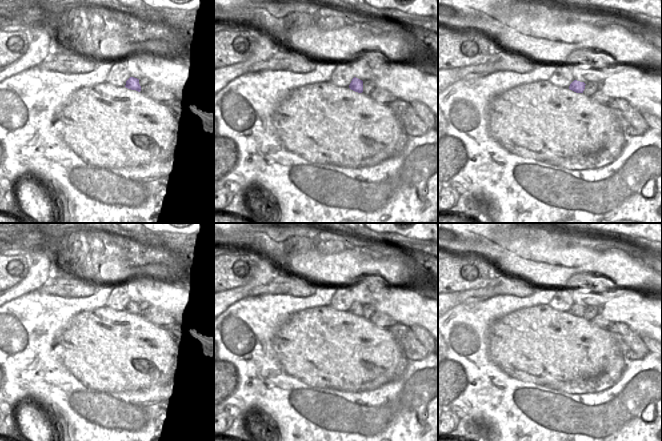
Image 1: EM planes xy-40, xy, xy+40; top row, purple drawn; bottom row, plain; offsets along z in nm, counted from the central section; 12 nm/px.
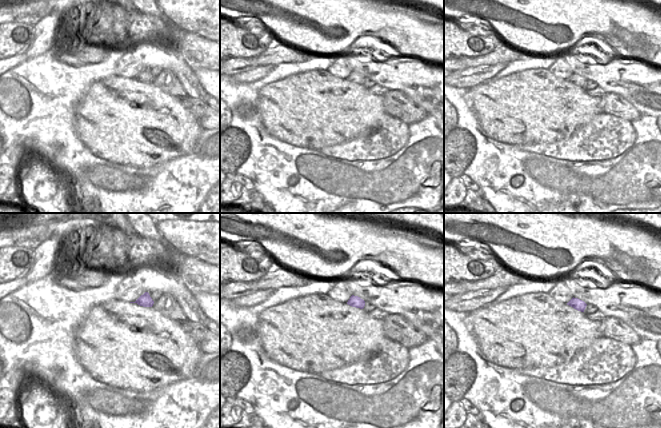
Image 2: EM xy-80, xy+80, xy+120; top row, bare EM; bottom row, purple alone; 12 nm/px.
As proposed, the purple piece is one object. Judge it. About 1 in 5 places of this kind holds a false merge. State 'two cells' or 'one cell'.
one cell

